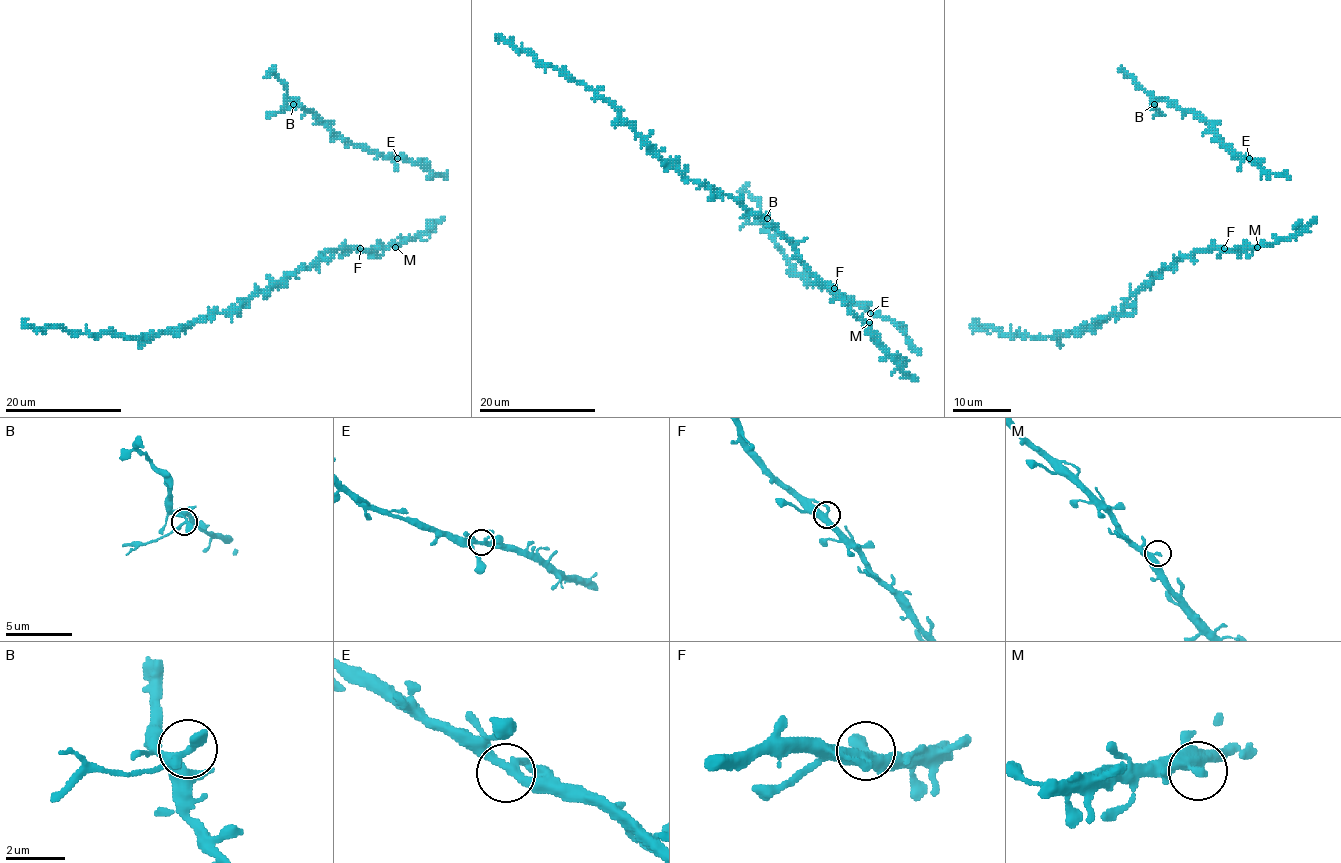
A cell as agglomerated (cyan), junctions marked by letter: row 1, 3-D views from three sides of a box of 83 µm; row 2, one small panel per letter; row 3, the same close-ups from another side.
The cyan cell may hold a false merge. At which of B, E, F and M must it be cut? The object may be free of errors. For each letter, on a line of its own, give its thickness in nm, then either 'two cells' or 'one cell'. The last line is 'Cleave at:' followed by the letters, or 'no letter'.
B: 340 nm | two cells
E: 320 nm | one cell
F: 460 nm | one cell
M: 360 nm | one cell
Cleave at: B

